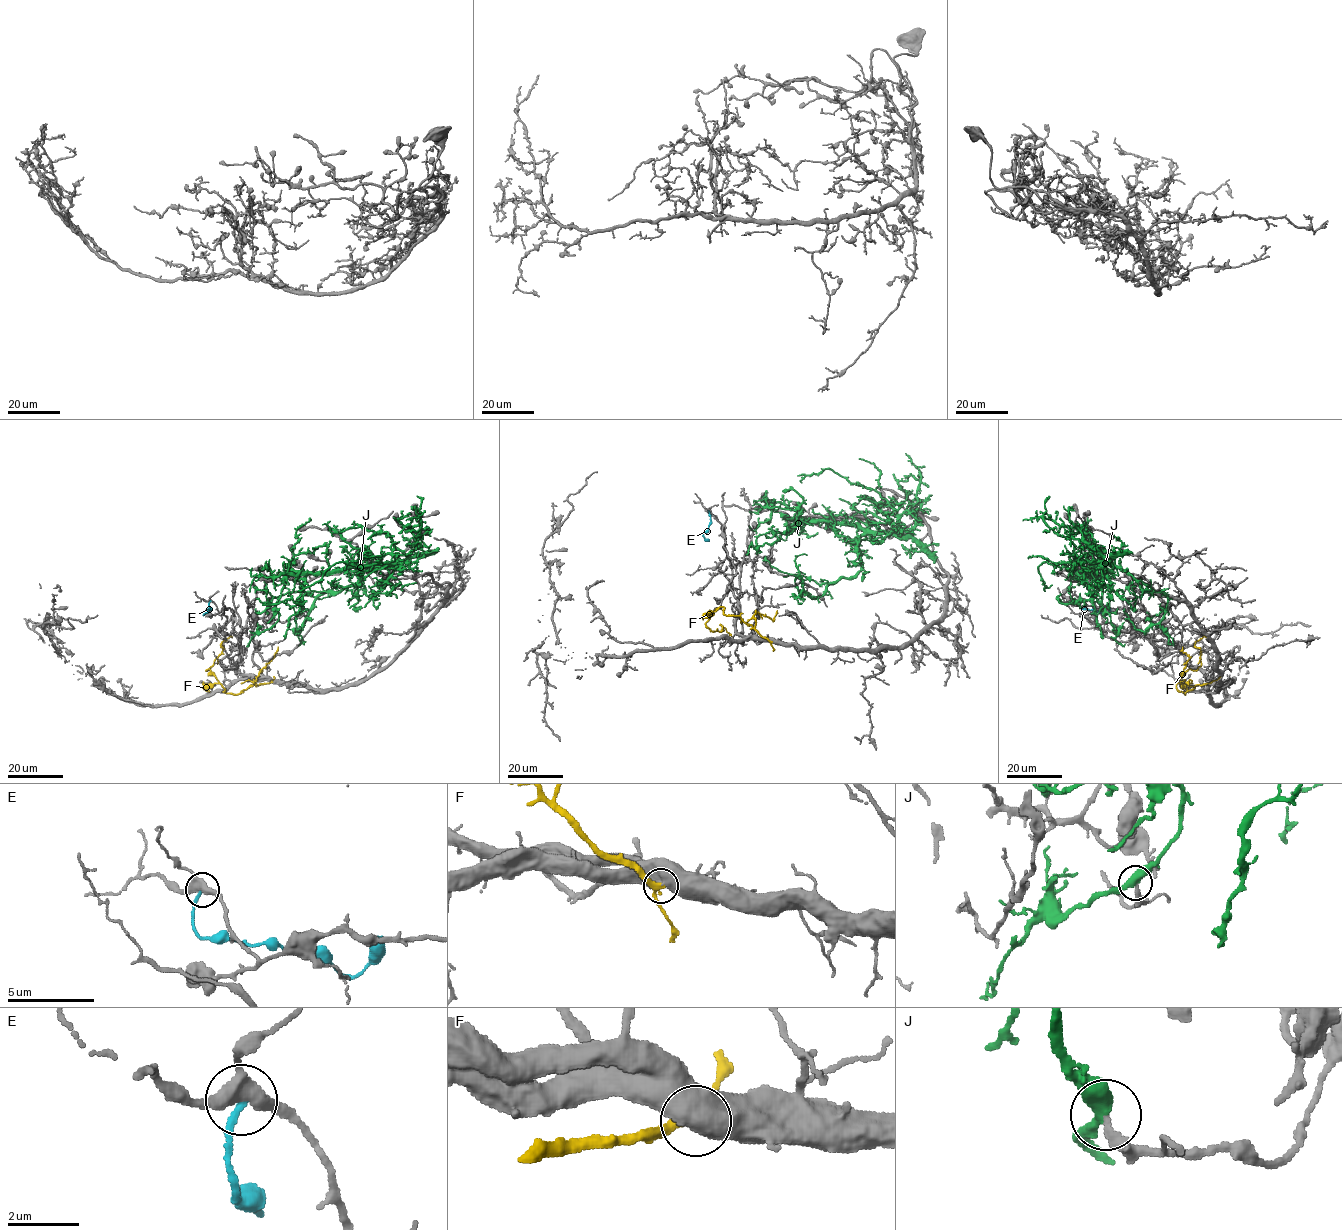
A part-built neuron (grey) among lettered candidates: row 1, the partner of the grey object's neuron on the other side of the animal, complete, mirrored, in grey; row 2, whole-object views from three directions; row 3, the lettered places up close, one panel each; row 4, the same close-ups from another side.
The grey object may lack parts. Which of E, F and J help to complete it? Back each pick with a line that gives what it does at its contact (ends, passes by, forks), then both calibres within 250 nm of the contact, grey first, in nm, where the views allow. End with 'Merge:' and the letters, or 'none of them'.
F: it passes by | 600/260 nm
Merge: F

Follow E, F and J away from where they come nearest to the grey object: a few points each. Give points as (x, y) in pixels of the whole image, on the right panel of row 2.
E: (1081, 601), (1081, 608), (1103, 614), (1110, 608)
F: (1211, 682), (1195, 686), (1185, 693), (1176, 687), (1183, 673), (1201, 664), (1201, 652), (1194, 643), (1206, 637)
J: (1114, 628), (1090, 565), (1167, 596), (1144, 631), (1124, 608)

